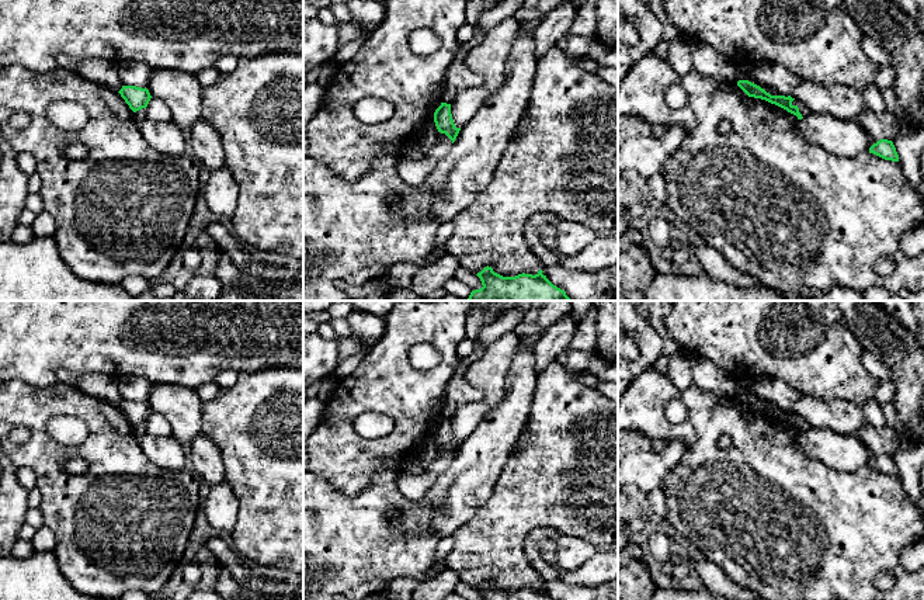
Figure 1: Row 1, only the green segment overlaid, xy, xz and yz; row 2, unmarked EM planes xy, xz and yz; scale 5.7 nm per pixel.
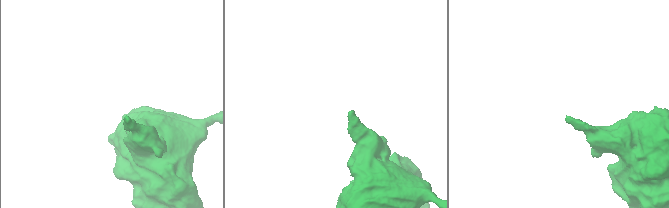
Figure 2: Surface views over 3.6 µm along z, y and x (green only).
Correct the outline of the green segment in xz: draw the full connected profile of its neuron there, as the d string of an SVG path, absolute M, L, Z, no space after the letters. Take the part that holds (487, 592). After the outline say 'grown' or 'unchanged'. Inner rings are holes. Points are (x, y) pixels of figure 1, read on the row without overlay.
M487 580L476 590L480 593L482 600L553 600L542 587L539 585L535 590L522 587L515 592L503 592Z; unchanged

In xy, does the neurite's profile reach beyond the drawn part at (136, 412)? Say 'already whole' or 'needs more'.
already whole

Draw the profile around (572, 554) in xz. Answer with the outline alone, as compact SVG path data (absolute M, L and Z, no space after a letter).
M541 527L529 533L524 541L524 552L534 566L539 583L553 600L618 600L618 578L597 586L570 585L560 579L562 572L580 569L600 551L618 555L618 544L598 547L553 530ZM550 540L556 544L555 562L541 558L541 542Z

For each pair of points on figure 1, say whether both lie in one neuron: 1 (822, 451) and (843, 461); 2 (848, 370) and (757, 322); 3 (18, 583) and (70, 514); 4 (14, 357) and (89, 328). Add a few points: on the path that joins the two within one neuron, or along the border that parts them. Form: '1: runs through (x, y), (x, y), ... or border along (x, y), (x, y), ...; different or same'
1: runs through (827, 451), (833, 451), (837, 455); same
2: runs through (826, 363), (780, 325); same
3: border along (51, 551), (66, 581); different
4: runs through (32, 339), (44, 328), (70, 328); same

